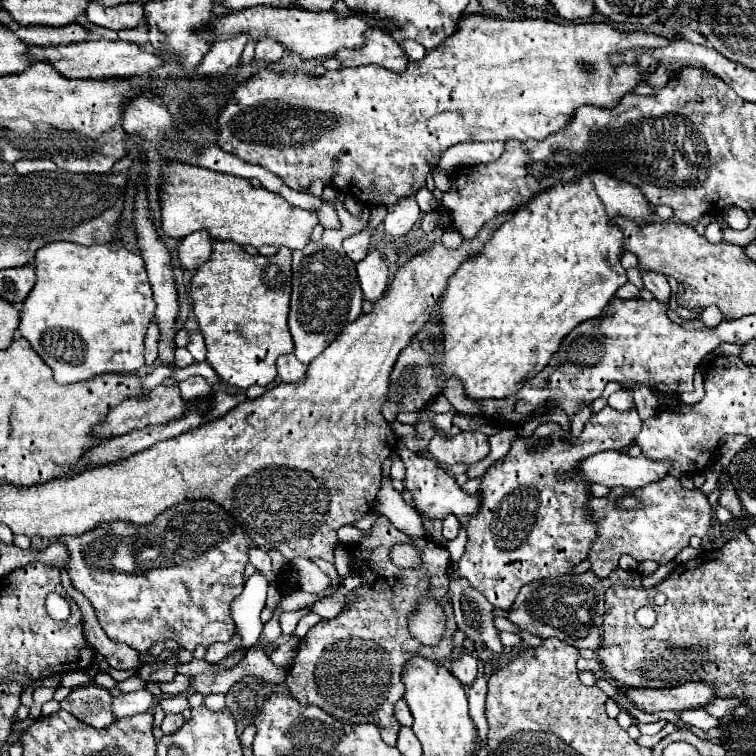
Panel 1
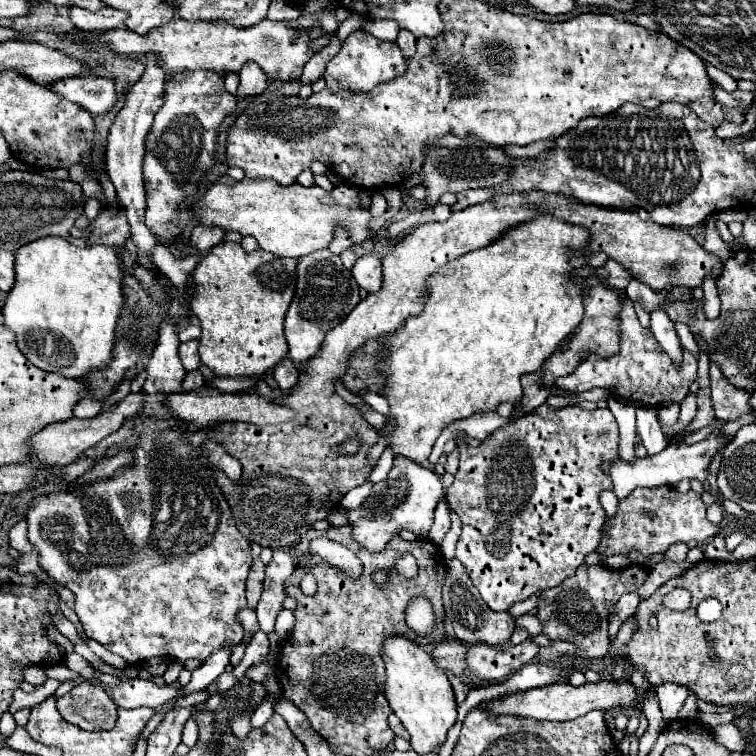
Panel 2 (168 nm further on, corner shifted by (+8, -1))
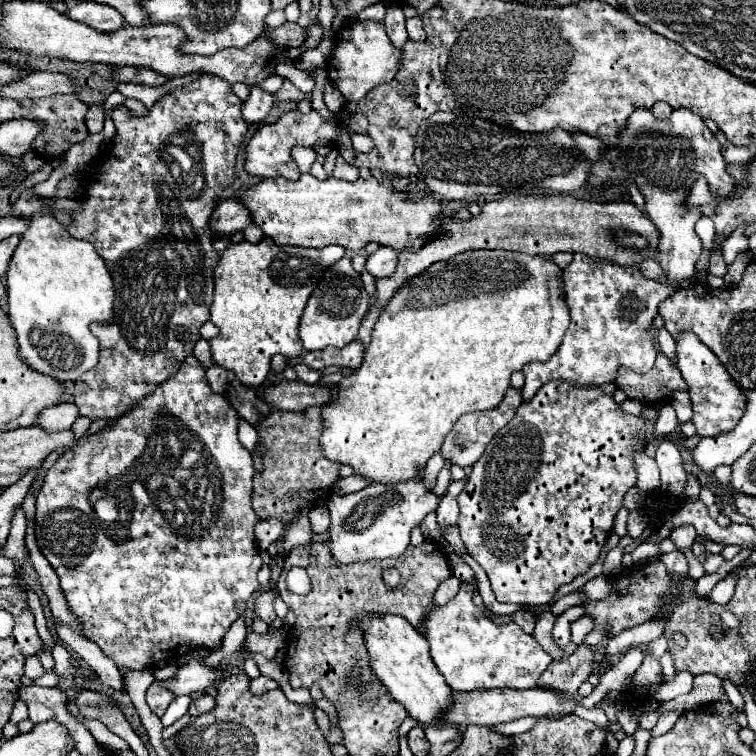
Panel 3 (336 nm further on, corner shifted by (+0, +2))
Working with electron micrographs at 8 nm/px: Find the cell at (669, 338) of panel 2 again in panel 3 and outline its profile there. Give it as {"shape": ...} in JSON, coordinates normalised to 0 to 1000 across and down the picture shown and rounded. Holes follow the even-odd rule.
{"shape":[[[905,438],[905,443],[894,448],[894,472],[897,472],[897,488],[902,491],[902,499],[913,512],[910,520],[918,533],[915,560],[921,562],[921,573],[929,578],[942,578],[955,570],[968,570],[979,557],[979,552],[984,549],[987,522],[966,501],[963,491],[950,478],[950,472],[942,464],[937,464],[937,459],[913,438]]]}

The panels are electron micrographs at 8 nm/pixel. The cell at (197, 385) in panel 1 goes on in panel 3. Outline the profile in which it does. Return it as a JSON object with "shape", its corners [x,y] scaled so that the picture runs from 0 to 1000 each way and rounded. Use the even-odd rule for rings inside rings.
{"shape":[[[280,483],[278,488],[272,488],[272,501],[275,501],[275,509],[283,520],[294,520],[296,517],[296,509],[299,509],[299,488],[291,485],[291,483]]]}

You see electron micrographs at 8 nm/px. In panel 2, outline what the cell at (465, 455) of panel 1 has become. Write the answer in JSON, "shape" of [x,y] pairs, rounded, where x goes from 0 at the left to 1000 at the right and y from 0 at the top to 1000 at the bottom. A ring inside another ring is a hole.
{"shape":[[[720,534],[688,550],[680,561],[659,566],[630,593],[616,590],[614,579],[616,574],[603,579],[608,619],[598,643],[590,648],[593,669],[611,688],[603,738],[619,751],[638,794],[653,810],[667,810],[680,796],[690,796],[709,783],[746,770],[765,754],[775,733],[791,725],[802,690],[791,659],[796,648],[810,648],[810,635],[796,624],[796,614],[817,606],[815,556],[804,540],[772,542],[765,534],[754,534],[735,542]]]}

